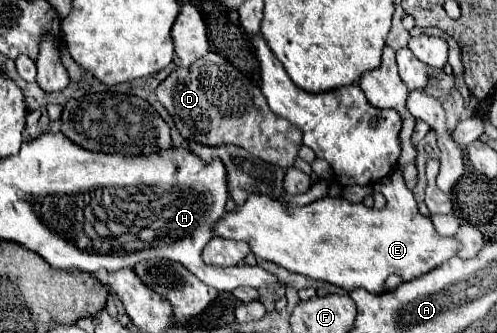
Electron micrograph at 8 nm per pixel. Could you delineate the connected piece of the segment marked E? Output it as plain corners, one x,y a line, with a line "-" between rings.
399,170
387,174
387,178
379,180
374,185
374,191
379,191
386,199
386,204
381,210
365,208
363,204
353,204
343,198
321,198
309,206
291,206
275,198
267,198
261,194
251,194
243,206
237,206
235,212
227,212
217,224
213,234
229,240
245,240
251,246
251,252
257,258
275,262
291,272
323,280
345,290
365,288
367,292
381,294
387,276
397,274
401,280
419,278
433,268
441,266
445,260
459,252
459,240
455,236
439,236
431,218
419,214
417,202
413,192
405,186
405,180

